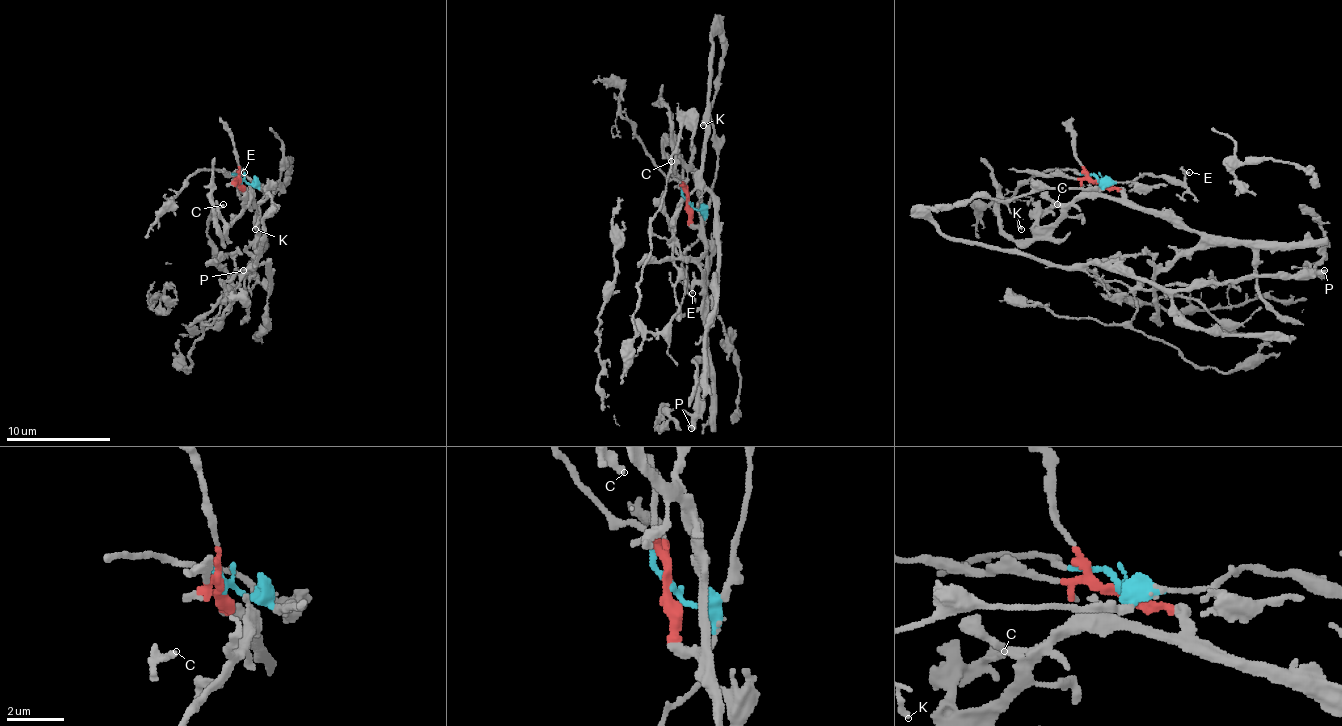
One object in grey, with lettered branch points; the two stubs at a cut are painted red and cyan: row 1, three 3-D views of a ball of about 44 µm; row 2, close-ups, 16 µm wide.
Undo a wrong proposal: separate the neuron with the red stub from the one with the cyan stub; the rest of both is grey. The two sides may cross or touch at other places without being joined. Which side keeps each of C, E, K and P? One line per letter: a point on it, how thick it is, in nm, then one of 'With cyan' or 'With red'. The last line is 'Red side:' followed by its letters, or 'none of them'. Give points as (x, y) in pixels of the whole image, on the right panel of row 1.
C: Place: (1057, 204). Thickness 240 nm. With red
E: Place: (1189, 172). Thickness 160 nm. With cyan
K: Place: (1021, 229). Thickness 170 nm. With cyan
P: Place: (1324, 270). Thickness 400 nm. With cyan
Red side: C

